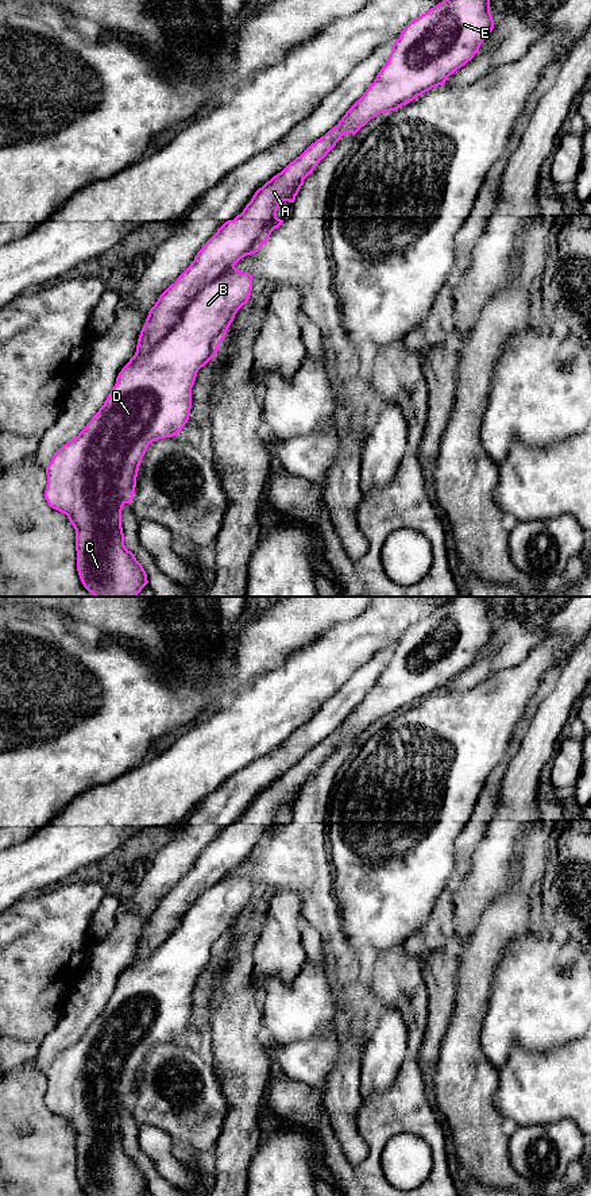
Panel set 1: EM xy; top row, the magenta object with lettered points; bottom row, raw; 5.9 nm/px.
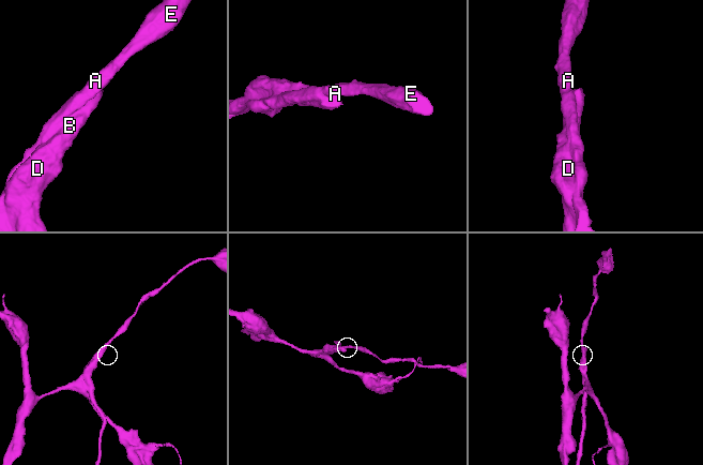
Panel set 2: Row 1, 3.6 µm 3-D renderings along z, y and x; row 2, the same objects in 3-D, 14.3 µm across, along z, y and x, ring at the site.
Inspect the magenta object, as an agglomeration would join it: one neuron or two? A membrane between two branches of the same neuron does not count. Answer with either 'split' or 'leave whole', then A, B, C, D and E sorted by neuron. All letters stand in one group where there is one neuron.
split | A E / B C D

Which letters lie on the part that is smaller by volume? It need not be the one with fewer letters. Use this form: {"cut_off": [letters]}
{"cut_off": ["B", "C", "D"]}

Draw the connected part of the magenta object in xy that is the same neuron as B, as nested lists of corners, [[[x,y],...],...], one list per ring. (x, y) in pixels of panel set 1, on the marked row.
[[[232,266],[201,289],[167,335],[150,351],[130,359],[104,405],[46,467],[45,498],[74,526],[77,571],[84,587],[94,597],[138,597],[148,583],[143,566],[124,545],[123,506],[131,505],[148,445],[177,436],[188,423],[197,373],[216,356],[235,315],[247,304],[252,277]]]

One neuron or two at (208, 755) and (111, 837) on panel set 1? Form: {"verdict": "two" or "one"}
{"verdict": "one"}

